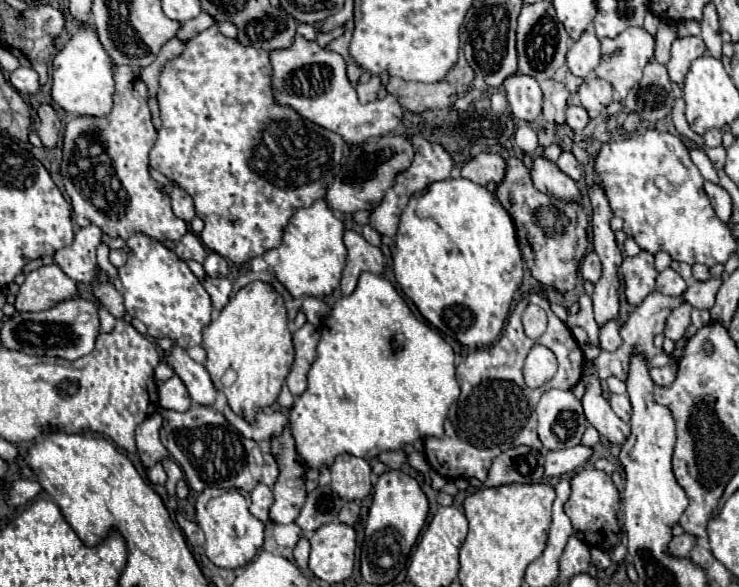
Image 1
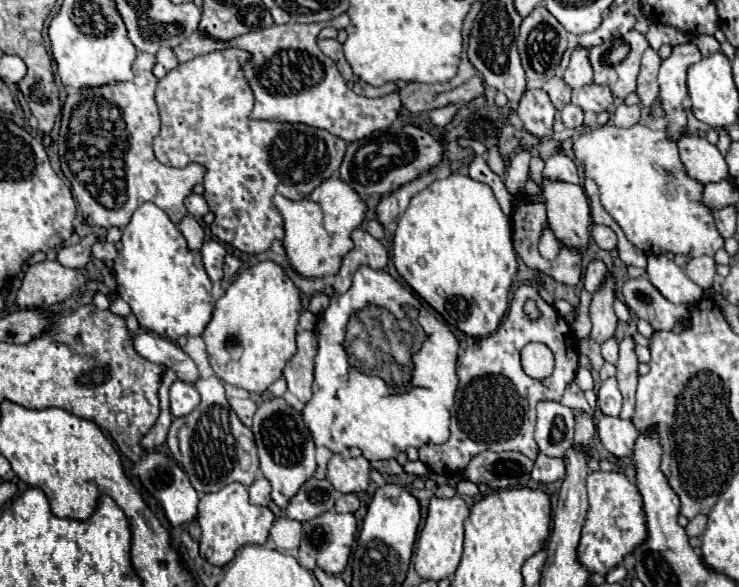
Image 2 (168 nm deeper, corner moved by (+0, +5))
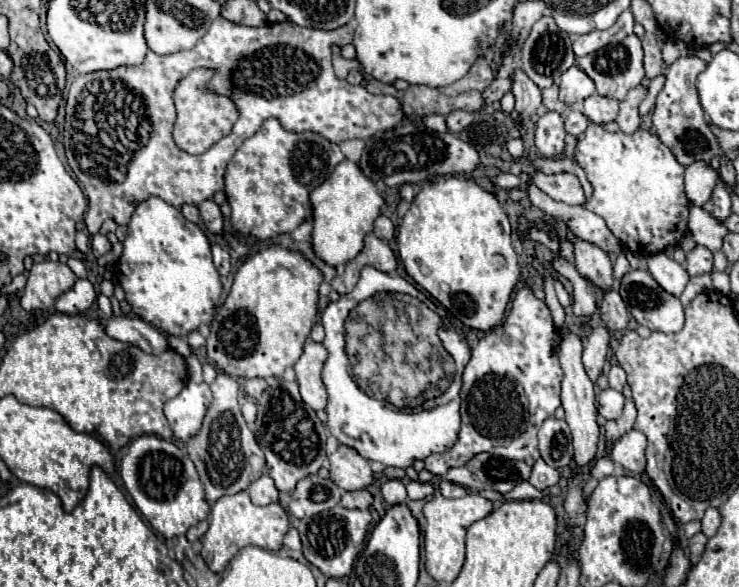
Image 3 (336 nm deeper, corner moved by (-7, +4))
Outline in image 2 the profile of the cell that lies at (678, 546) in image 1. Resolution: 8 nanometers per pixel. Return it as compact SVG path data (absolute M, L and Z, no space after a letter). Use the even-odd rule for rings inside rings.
M697 515L695 519L689 521L689 525L685 527L685 533L689 537L701 537L703 531L705 531L705 525L707 525L707 517L705 515Z

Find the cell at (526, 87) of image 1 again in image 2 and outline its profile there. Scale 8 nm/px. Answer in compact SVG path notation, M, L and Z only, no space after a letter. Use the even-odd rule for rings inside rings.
M527 89L521 103L519 103L517 113L523 121L523 127L531 135L543 139L543 137L549 137L553 133L555 107L543 89L535 89L535 91Z

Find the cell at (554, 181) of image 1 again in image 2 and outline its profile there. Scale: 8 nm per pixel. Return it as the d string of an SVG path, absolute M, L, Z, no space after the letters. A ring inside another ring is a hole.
M543 181L547 199L547 219L555 237L569 249L589 247L589 203L581 185Z

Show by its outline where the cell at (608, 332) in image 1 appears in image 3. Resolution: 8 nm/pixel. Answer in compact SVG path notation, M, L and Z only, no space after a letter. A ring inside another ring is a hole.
M614 364L614 366L610 368L608 380L610 380L610 386L612 386L612 388L622 390L622 386L626 384L626 372L624 372L620 366L616 366L616 364Z

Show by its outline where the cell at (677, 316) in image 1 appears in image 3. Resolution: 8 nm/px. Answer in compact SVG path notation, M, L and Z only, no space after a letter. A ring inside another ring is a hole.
M630 270L620 282L620 296L624 302L628 302L636 322L650 330L678 332L684 324L684 310L680 300L676 296L670 296L662 286L658 286L658 282L650 276L648 270Z

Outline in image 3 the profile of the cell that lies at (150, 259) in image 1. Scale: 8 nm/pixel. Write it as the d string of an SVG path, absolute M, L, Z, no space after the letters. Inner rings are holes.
M152 196L136 208L122 244L124 252L118 260L118 280L136 316L158 330L182 338L202 324L212 322L222 284L212 264L210 242L200 226L188 222L180 210L164 200Z

